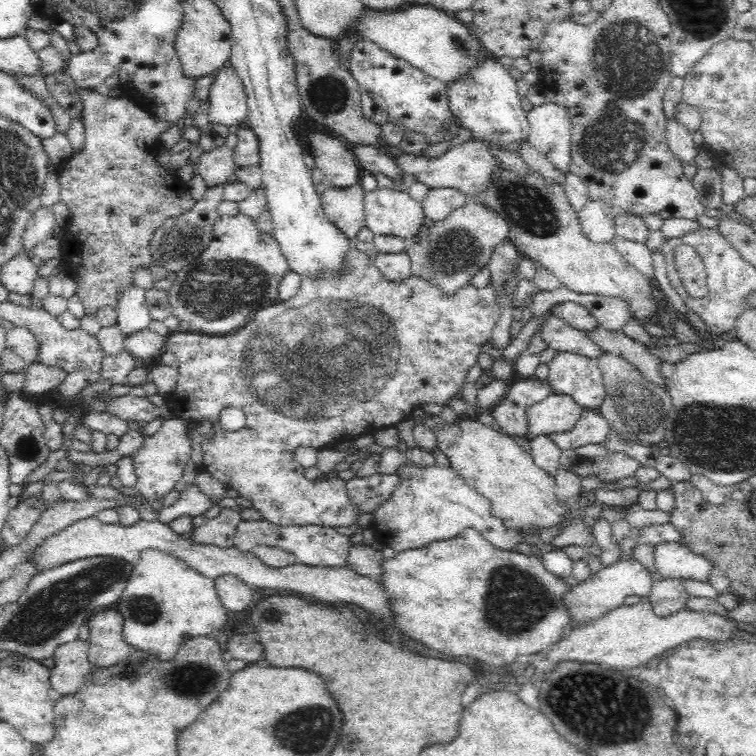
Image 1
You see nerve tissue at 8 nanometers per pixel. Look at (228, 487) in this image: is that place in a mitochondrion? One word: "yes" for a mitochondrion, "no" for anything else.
no

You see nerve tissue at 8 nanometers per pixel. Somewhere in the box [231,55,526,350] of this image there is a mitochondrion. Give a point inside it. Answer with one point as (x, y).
(447, 258)

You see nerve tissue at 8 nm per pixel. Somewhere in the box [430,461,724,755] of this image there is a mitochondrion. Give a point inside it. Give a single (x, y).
(603, 710)

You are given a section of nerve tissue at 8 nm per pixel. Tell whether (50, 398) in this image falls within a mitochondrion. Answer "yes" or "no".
no

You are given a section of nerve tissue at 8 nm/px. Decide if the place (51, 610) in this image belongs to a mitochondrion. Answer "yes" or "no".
yes

